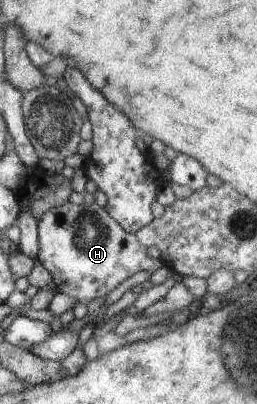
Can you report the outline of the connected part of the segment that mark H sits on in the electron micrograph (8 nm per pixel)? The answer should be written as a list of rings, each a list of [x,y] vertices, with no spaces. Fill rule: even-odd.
[[[66,202],[56,208],[44,212],[44,216],[37,220],[40,252],[38,258],[42,266],[52,275],[58,293],[66,294],[76,301],[88,304],[96,298],[106,297],[118,285],[137,272],[148,271],[154,273],[163,263],[156,258],[150,258],[147,248],[139,244],[135,234],[126,232],[108,212],[96,203],[86,202],[82,205]]]

